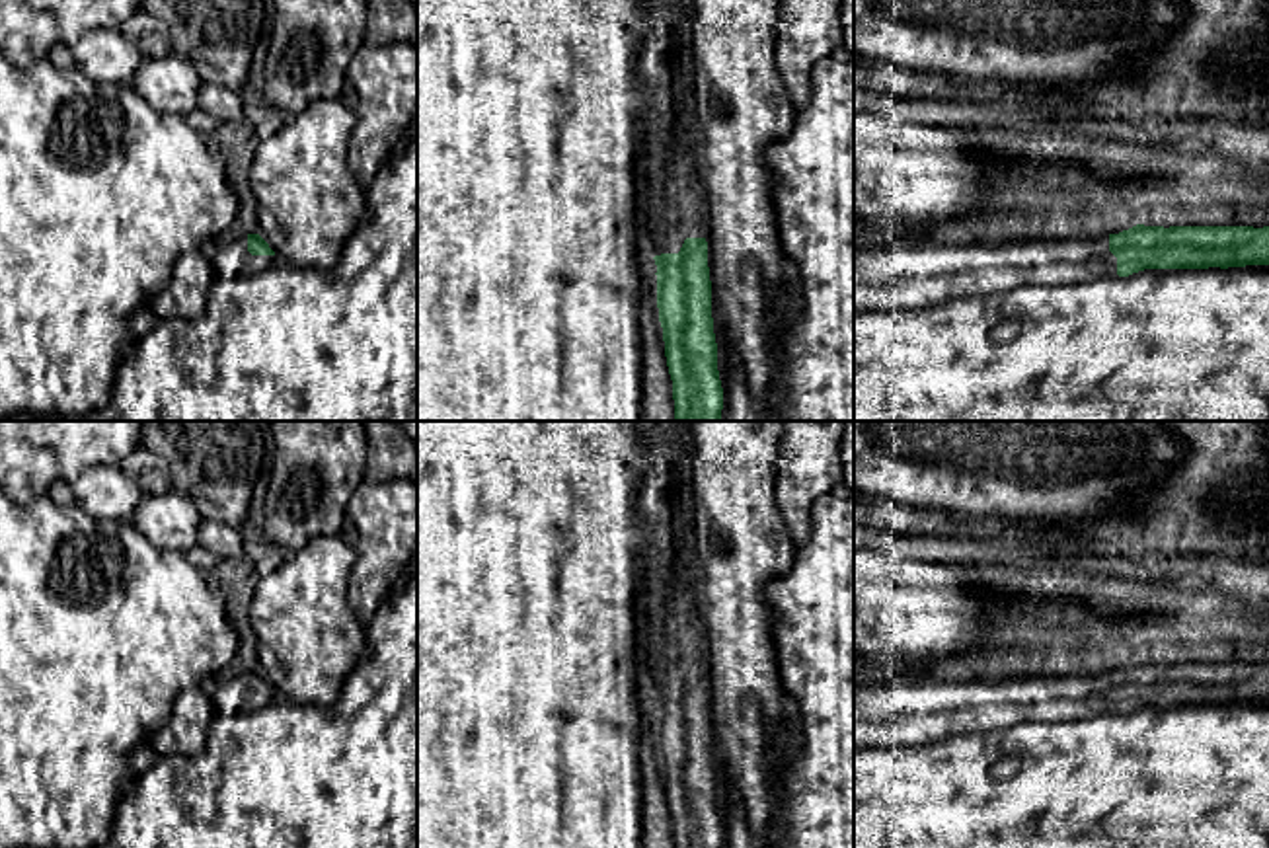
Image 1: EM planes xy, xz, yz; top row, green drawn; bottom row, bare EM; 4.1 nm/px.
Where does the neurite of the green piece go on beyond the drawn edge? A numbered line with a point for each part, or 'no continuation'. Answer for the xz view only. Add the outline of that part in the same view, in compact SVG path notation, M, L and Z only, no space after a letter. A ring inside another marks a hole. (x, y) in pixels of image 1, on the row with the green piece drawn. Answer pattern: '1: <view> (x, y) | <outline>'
1: xz (675, 209) | M690 0L688 14L678 23L680 55L673 72L673 109L667 117L676 129L663 138L657 172L651 173L651 193L645 207L649 220L649 250L655 255L678 253L686 238L706 238L704 187L700 181L694 138Z

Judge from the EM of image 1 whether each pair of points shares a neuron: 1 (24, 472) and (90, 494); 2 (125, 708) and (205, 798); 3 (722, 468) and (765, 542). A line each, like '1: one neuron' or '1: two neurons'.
1: two neurons
2: two neurons
3: one neuron

